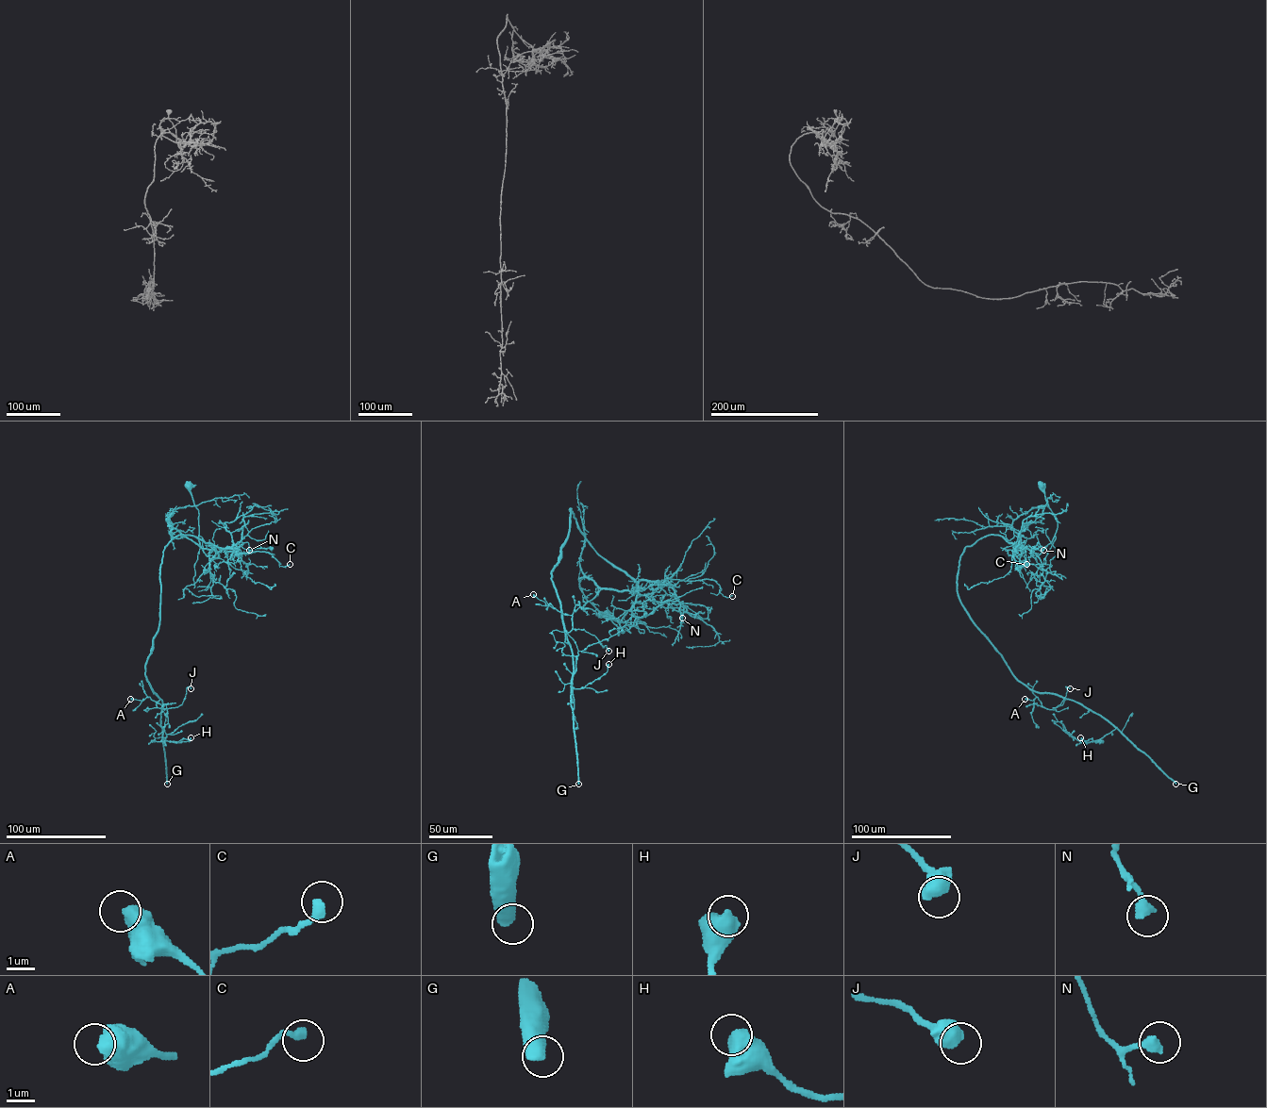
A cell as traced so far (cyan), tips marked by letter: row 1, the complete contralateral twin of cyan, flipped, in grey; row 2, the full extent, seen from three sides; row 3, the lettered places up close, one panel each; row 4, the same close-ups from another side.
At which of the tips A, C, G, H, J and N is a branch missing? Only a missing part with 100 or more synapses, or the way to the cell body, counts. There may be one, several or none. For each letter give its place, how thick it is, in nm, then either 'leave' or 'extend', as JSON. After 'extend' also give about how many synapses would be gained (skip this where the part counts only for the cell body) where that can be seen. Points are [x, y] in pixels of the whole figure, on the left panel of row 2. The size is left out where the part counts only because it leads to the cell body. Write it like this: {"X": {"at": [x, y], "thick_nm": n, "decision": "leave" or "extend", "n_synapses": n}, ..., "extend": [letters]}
{"A": {"at": [130, 699], "thick_nm": 600, "decision": "leave"}, "C": {"at": [290, 564], "thick_nm": 360, "decision": "leave"}, "G": {"at": [167, 784], "thick_nm": 550, "decision": "extend", "n_synapses": 1000}, "H": {"at": [191, 737], "thick_nm": 750, "decision": "leave"}, "J": {"at": [191, 688], "thick_nm": 650, "decision": "leave"}, "N": {"at": [249, 550], "thick_nm": 360, "decision": "leave"}, "extend": ["G"]}

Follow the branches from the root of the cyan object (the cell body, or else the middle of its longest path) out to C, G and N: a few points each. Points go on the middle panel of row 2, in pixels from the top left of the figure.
C: (608, 614), (618, 627), (618, 636), (620, 622), (634, 603), (641, 580), (712, 579), (724, 596), (732, 596)
G: (608, 614), (618, 636), (636, 583), (596, 552), (570, 509), (551, 581), (572, 655), (578, 784)
N: (608, 614), (618, 627), (618, 636), (621, 620), (641, 594), (666, 603), (682, 618)

